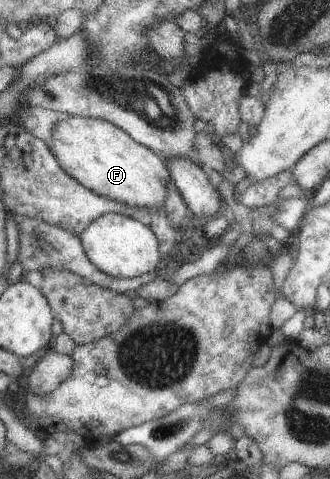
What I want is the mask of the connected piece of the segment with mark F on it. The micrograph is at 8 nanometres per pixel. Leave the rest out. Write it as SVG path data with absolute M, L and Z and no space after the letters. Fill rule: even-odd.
M67 114L54 121L46 143L57 165L85 189L127 207L164 209L165 184L171 183L165 158L135 143L119 127L103 119Z

